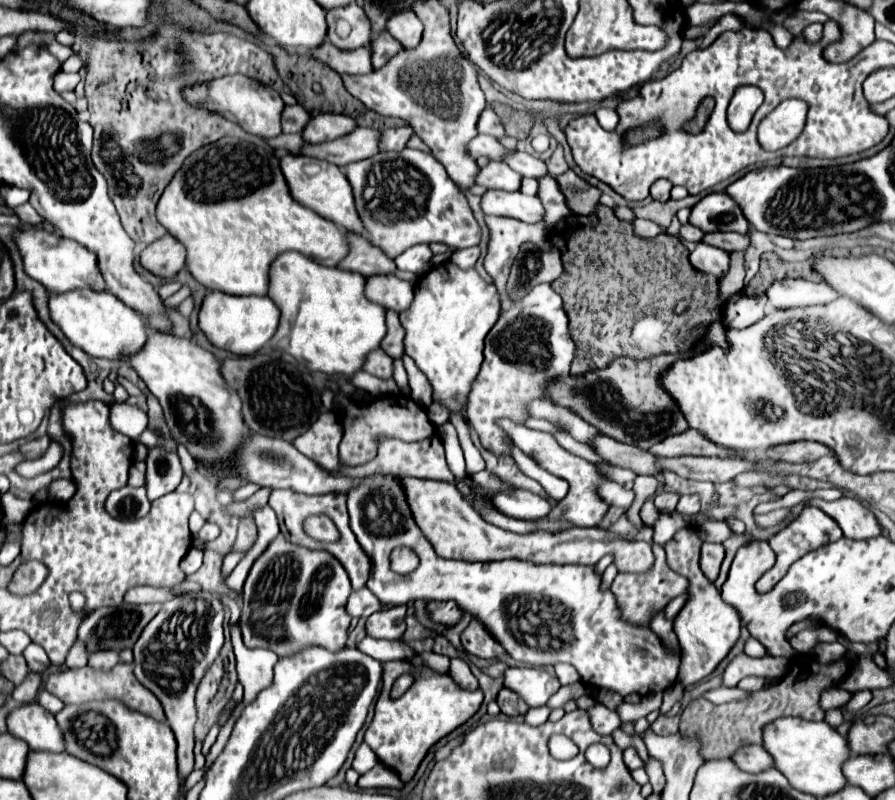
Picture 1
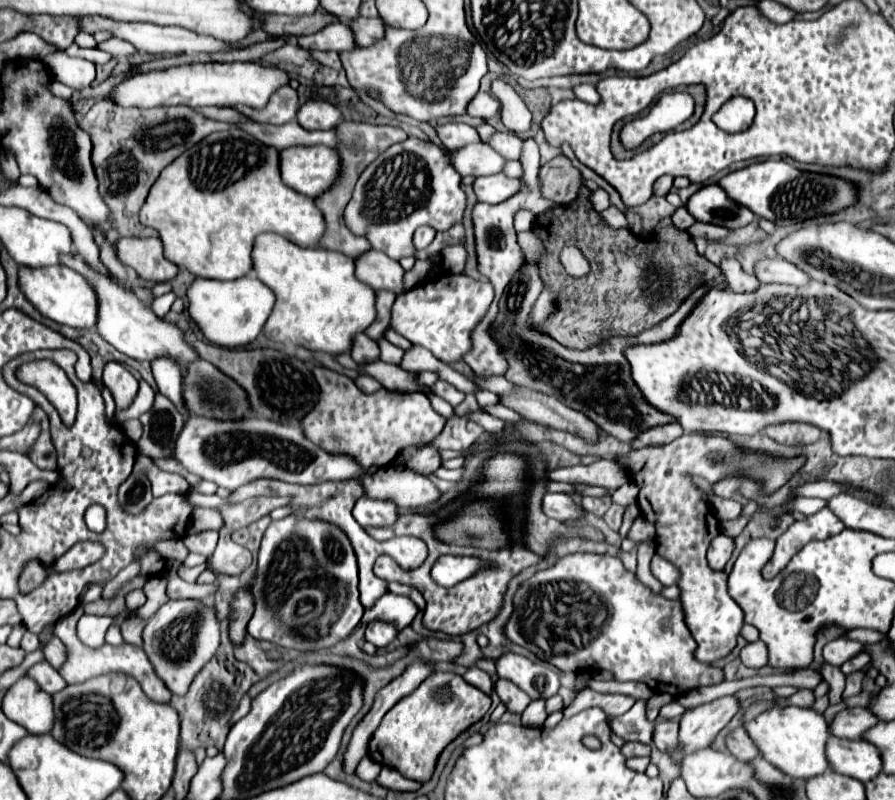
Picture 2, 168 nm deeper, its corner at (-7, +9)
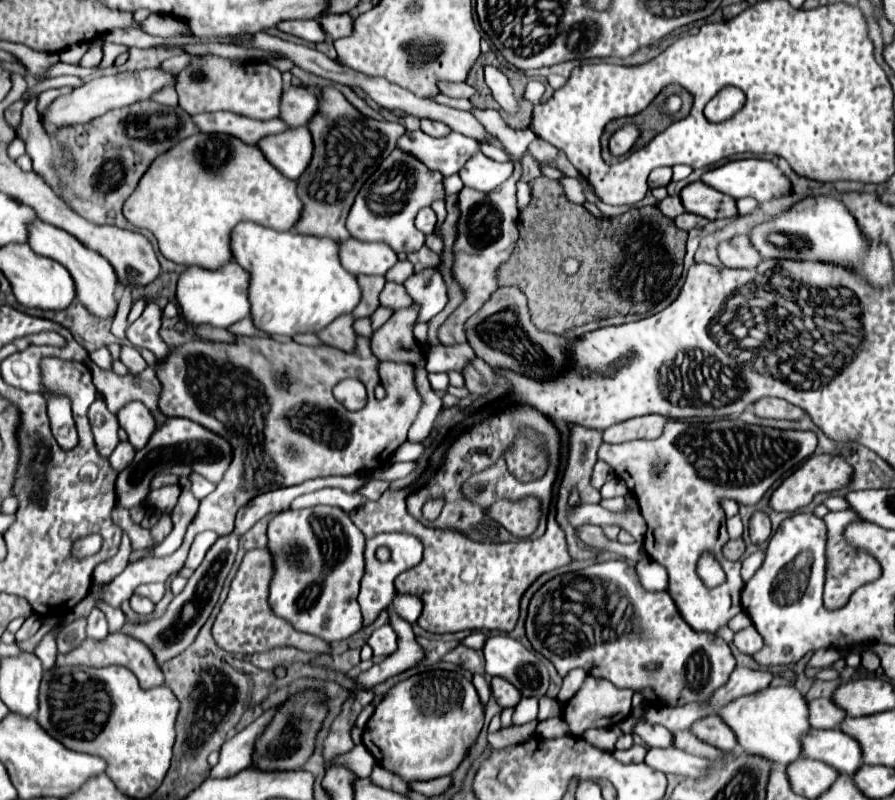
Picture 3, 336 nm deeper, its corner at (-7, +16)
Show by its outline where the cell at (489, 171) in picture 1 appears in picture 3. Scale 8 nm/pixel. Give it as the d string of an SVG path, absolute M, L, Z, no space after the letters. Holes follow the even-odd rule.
M405 130L397 148L401 152L411 152L411 156L427 164L427 168L443 172L443 176L451 176L457 174L475 152L479 152L479 142L459 132L451 132L443 138L431 138L421 130Z

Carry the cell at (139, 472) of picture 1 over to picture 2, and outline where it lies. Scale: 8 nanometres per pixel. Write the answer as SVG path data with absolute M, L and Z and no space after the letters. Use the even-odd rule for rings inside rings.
M139 455L135 461L135 471L143 471L151 483L153 495L161 497L165 493L181 493L189 489L189 483L181 477L181 475L173 475L167 471L161 471L153 459L149 459L147 455Z

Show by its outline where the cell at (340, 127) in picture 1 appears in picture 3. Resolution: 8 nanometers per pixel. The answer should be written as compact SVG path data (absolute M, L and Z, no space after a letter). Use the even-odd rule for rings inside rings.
M289 86L287 90L283 90L283 100L279 104L279 118L291 126L307 126L317 108L319 100L313 92L309 92L303 86Z

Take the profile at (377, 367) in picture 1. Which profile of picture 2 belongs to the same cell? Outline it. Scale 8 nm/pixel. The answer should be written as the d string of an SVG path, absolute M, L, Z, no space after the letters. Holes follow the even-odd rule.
M357 335L353 341L353 349L351 349L351 357L357 363L373 363L379 361L379 345L375 339L369 339L367 335Z

